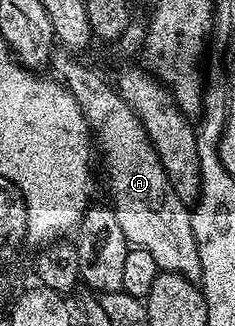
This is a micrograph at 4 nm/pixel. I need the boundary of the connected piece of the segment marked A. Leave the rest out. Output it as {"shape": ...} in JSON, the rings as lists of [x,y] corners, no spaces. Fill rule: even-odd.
{"shape":[[[59,48],[54,51],[50,58],[50,69],[52,73],[64,82],[84,118],[88,120],[90,131],[95,137],[99,150],[105,153],[105,162],[109,168],[109,190],[111,192],[111,205],[116,214],[119,228],[130,242],[132,247],[145,250],[154,257],[158,269],[163,272],[175,271],[184,278],[198,281],[201,276],[201,265],[199,264],[198,245],[195,244],[194,229],[191,228],[191,210],[188,203],[183,202],[171,187],[171,182],[159,161],[158,153],[150,144],[150,138],[138,120],[136,112],[130,108],[121,95],[116,91],[114,85],[109,83],[95,70],[81,64],[70,51]]]}

